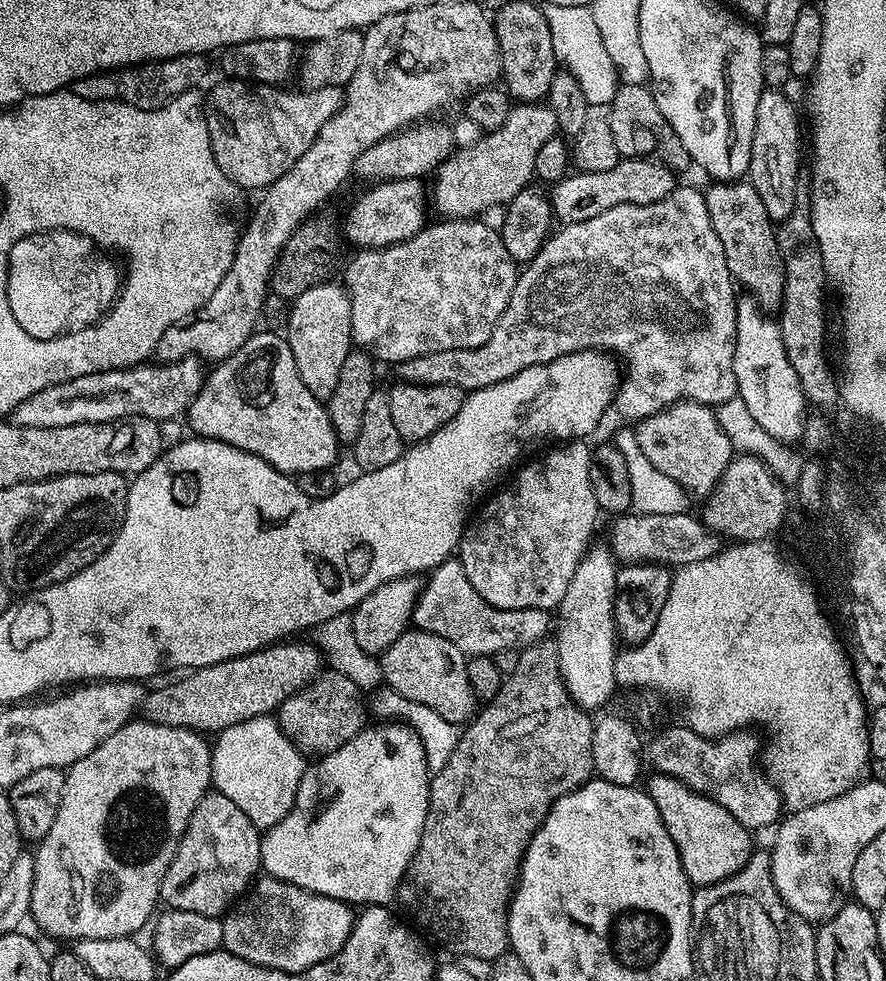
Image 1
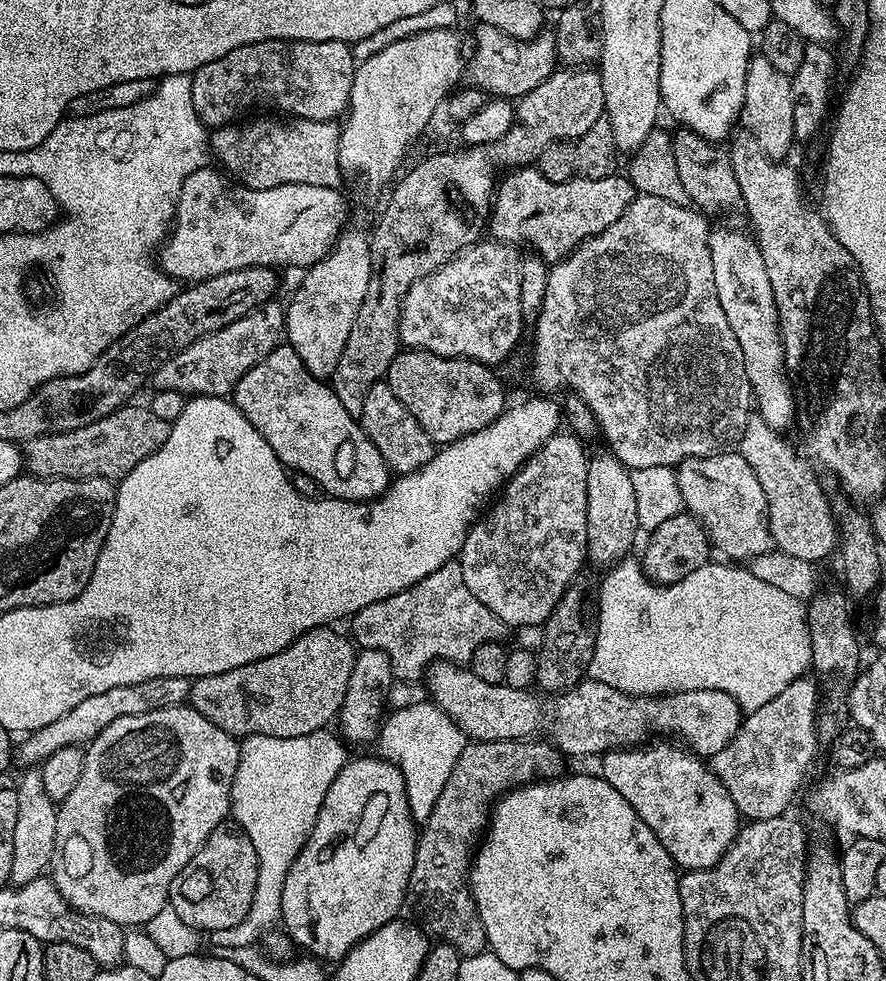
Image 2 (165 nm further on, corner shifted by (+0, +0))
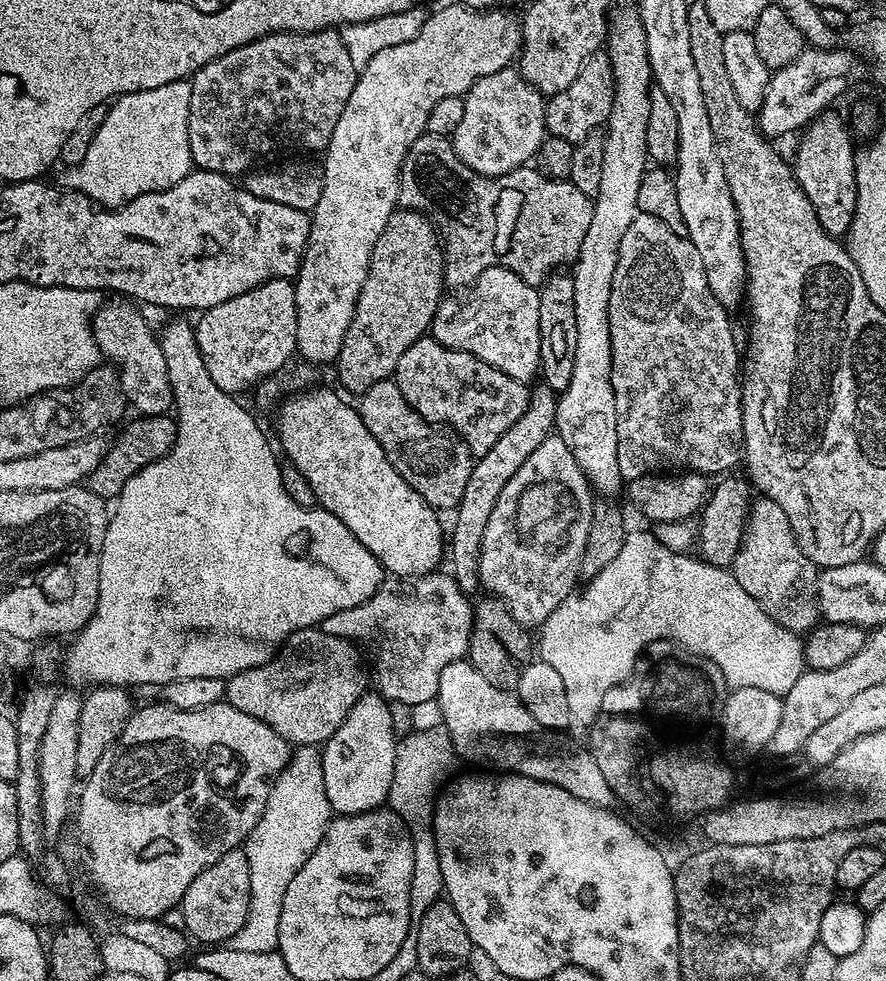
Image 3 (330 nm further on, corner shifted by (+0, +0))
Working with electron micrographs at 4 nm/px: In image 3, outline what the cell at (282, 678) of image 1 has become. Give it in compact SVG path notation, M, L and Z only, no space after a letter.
M317 626L289 634L279 652L262 666L228 677L224 700L234 710L266 722L289 745L323 746L346 722L346 714L350 714L369 684L370 676L357 645L326 634Z

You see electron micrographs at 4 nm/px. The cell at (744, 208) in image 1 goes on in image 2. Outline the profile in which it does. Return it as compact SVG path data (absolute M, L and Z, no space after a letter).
M680 126L671 133L672 149L674 150L674 163L678 166L678 175L682 177L682 186L686 186L686 194L689 201L697 209L703 210L705 213L711 212L728 212L731 208L739 209L742 201L740 191L738 190L738 178L734 178L734 166L732 165L731 155L727 151L724 152L723 147L717 146L713 141L702 138L697 132L692 132L689 128Z

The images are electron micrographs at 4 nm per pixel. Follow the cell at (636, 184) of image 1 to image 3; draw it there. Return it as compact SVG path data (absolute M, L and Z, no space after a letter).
M427 131L404 156L398 194L401 209L420 212L436 227L444 250L444 282L452 290L467 289L487 268L505 268L527 284L543 284L557 270L571 265L578 250L582 250L593 201L593 197L582 194L571 180L552 180L532 166L515 168L504 176L480 176L456 157L449 137Z

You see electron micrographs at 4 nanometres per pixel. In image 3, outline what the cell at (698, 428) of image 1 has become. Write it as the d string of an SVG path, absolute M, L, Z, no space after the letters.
M761 495L756 499L748 509L748 523L744 525L744 537L732 563L731 574L738 586L742 586L774 622L791 632L807 634L821 619L817 566L802 554L802 546L798 546L794 538L786 510L769 496Z

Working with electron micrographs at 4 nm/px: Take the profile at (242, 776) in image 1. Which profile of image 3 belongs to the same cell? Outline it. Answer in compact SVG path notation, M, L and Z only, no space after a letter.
M300 746L291 753L284 773L270 790L266 810L258 818L258 826L242 847L246 862L250 862L250 902L246 922L238 934L226 942L227 947L253 954L266 954L278 949L278 918L282 918L282 901L290 882L302 866L314 854L322 834L334 819L330 802L326 798L326 782L322 782L321 749L316 746Z

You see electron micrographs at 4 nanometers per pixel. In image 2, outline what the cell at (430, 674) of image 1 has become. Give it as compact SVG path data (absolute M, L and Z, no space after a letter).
M438 660L435 664L428 665L427 680L431 702L457 724L469 741L526 740L540 734L544 728L543 735L552 736L548 737L551 743L568 758L596 755L599 757L617 748L640 746L649 738L659 737L656 736L659 732L664 735L661 737L675 738L681 745L691 749L695 755L710 758L718 754L718 750L725 748L734 738L734 734L738 734L742 719L742 709L738 706L738 702L730 698L730 694L722 694L722 690L713 688L690 688L659 696L631 696L622 690L614 690L614 686L606 686L597 680L585 678L574 688L549 695L548 701L543 704L535 696L535 691L527 688L512 688L506 683L482 682L482 678L478 678L478 674L474 674L471 667L454 664L450 660Z

